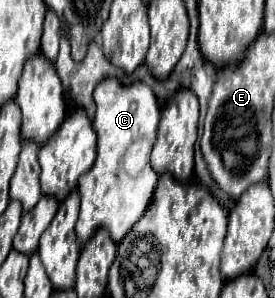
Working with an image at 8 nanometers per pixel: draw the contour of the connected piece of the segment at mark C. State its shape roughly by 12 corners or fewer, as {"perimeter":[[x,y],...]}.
{"perimeter":[[103,79],[75,231],[119,243],[149,207],[159,103]]}

